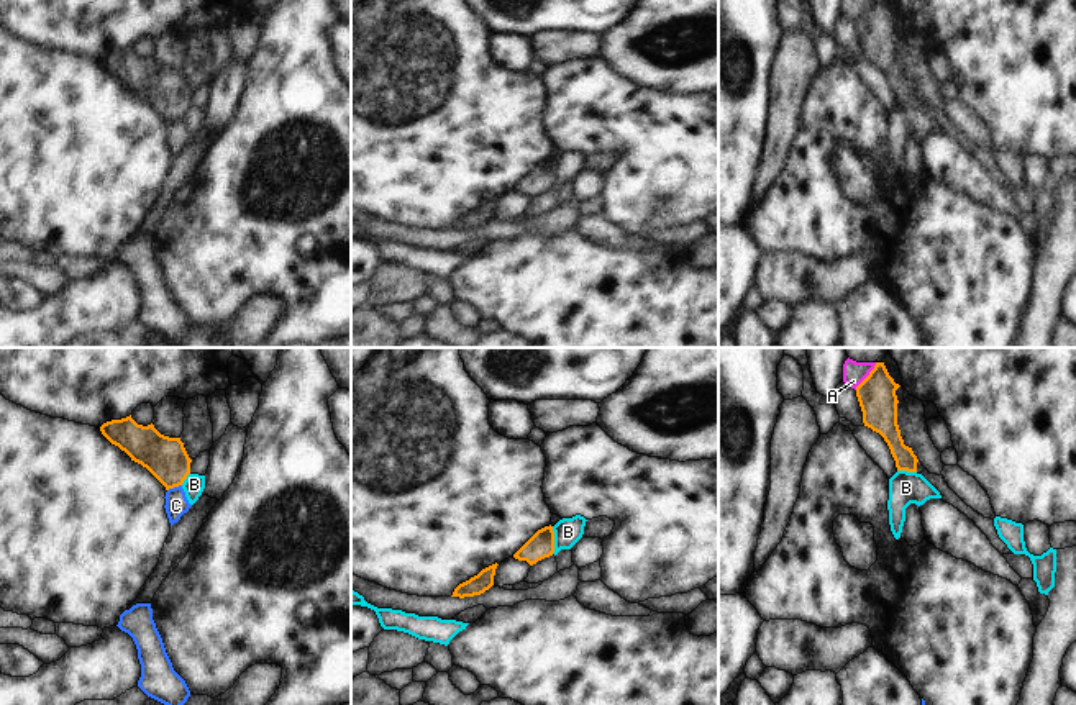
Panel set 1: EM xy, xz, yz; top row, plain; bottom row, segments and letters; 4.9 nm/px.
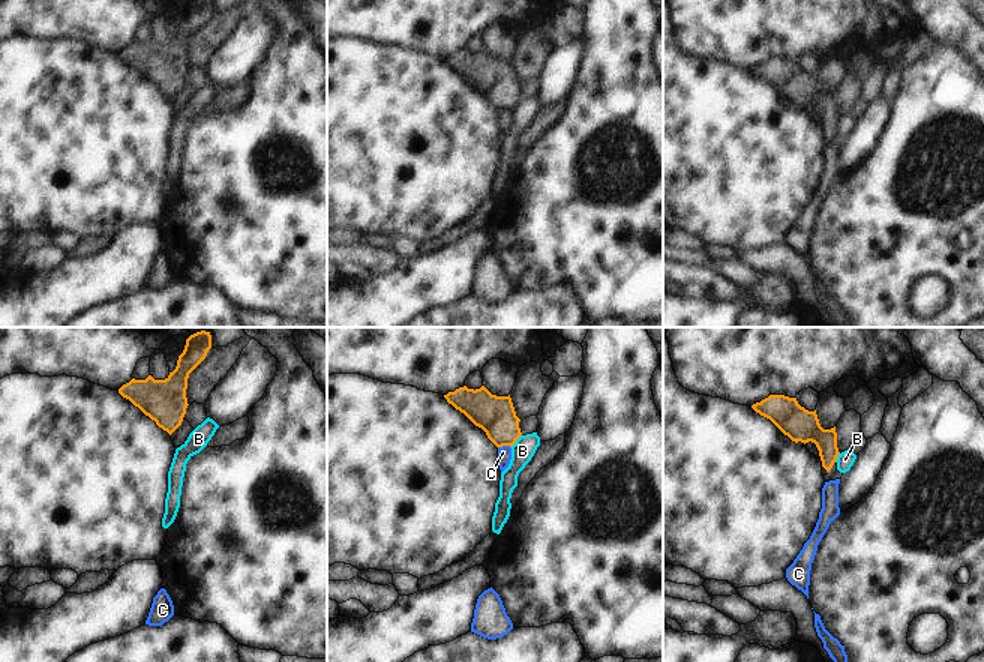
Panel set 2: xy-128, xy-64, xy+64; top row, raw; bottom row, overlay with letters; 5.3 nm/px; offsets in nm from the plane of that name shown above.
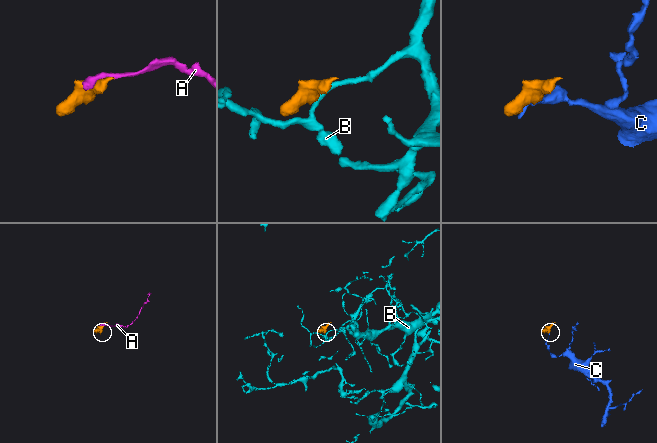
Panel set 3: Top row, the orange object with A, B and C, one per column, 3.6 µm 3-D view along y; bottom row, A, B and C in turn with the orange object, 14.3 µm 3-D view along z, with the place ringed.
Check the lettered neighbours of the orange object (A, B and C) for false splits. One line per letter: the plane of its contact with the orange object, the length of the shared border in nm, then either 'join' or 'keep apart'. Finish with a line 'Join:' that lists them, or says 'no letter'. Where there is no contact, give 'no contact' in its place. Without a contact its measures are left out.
A: yz | 150 nm | keep apart
B: xz | 140 nm | keep apart
C: xy | 80 nm | keep apart
Join: no letter

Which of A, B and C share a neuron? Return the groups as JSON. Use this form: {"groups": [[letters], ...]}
{"groups": [["A"], ["B"], ["C"]]}

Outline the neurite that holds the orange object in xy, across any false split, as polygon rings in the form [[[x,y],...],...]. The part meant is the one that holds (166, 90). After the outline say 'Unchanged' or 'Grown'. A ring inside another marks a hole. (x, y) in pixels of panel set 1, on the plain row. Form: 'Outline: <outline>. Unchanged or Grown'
Outline: [[[131,48],[100,59],[102,67],[131,93],[146,100],[166,123],[184,116],[190,107],[190,95],[180,70],[161,67],[154,57],[138,57]]]. Unchanged

